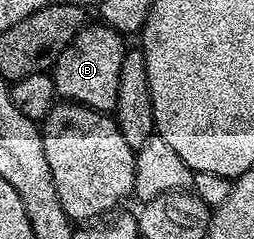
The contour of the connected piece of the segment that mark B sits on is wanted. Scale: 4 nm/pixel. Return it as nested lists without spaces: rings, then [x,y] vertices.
[[[85,25],[56,58],[50,73],[56,81],[56,93],[61,99],[76,102],[91,110],[115,111],[118,100],[118,76],[122,72],[122,56],[126,49],[125,35],[113,26]]]

